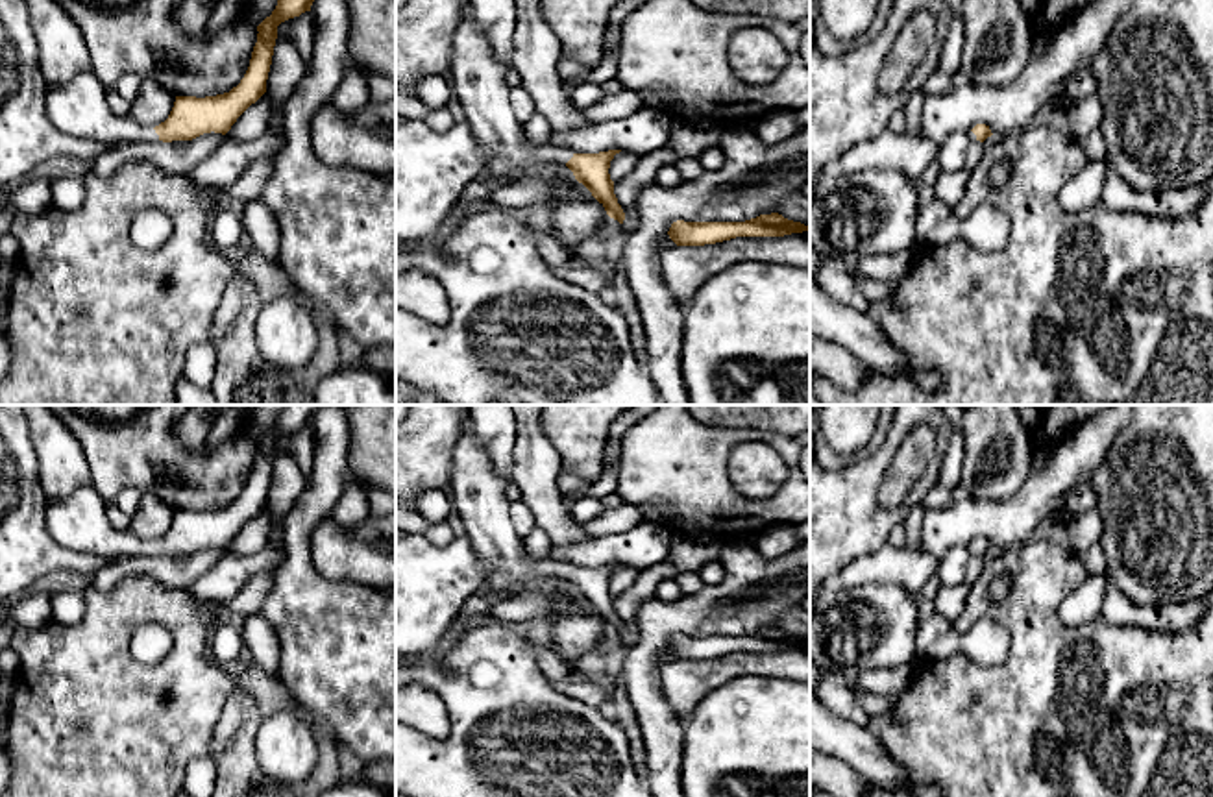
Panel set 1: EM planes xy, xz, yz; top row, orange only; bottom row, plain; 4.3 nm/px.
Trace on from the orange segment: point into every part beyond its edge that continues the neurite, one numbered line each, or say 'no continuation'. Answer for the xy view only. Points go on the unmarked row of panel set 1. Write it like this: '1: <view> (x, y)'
1: xy (78, 522)

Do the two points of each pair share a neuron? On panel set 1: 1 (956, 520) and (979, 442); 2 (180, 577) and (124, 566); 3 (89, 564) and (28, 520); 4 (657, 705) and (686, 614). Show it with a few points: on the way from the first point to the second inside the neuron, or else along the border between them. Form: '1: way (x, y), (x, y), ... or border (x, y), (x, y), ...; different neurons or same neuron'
1: border (1014, 494), (1003, 500), (977, 500), (969, 496); different neurons
2: way (167, 570), (137, 566); same neuron
3: way (73, 561), (58, 557), (37, 537); same neuron
4: way (648, 681), (648, 657), (651, 646), (662, 635); same neuron

